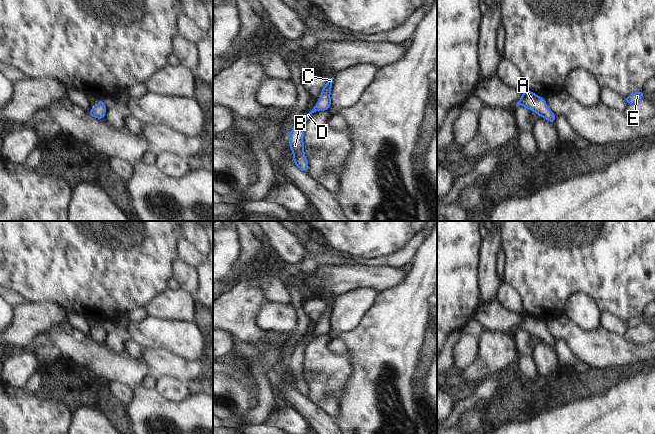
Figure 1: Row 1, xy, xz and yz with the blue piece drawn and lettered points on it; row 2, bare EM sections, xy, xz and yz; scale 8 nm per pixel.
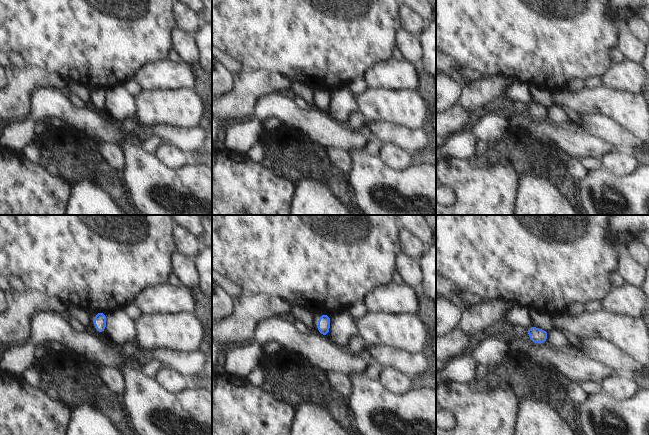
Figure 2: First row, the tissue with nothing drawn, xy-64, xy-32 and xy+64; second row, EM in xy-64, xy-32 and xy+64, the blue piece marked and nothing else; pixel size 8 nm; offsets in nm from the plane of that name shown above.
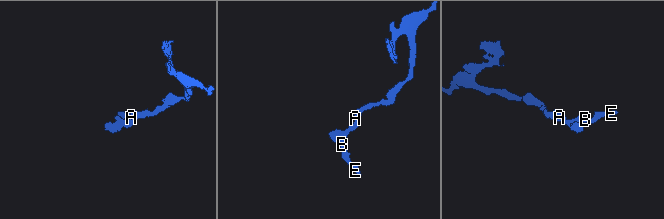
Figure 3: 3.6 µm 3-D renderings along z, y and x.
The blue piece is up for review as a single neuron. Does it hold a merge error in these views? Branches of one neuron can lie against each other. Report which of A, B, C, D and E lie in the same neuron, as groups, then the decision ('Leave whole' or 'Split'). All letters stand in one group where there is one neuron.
Groups: A B C D E. Leave whole.

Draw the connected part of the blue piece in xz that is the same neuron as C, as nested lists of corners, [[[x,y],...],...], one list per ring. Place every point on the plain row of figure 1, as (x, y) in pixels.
[[[334,301],[327,303],[327,307],[322,313],[320,324],[306,339],[304,339],[294,348],[290,356],[289,368],[291,370],[291,375],[294,379],[293,386],[299,394],[305,397],[308,397],[308,385],[304,379],[303,368],[305,347],[314,336],[319,334],[326,335],[331,331],[330,316],[332,312],[333,303]]]

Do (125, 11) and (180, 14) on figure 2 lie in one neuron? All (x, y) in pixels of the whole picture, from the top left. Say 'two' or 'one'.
two

